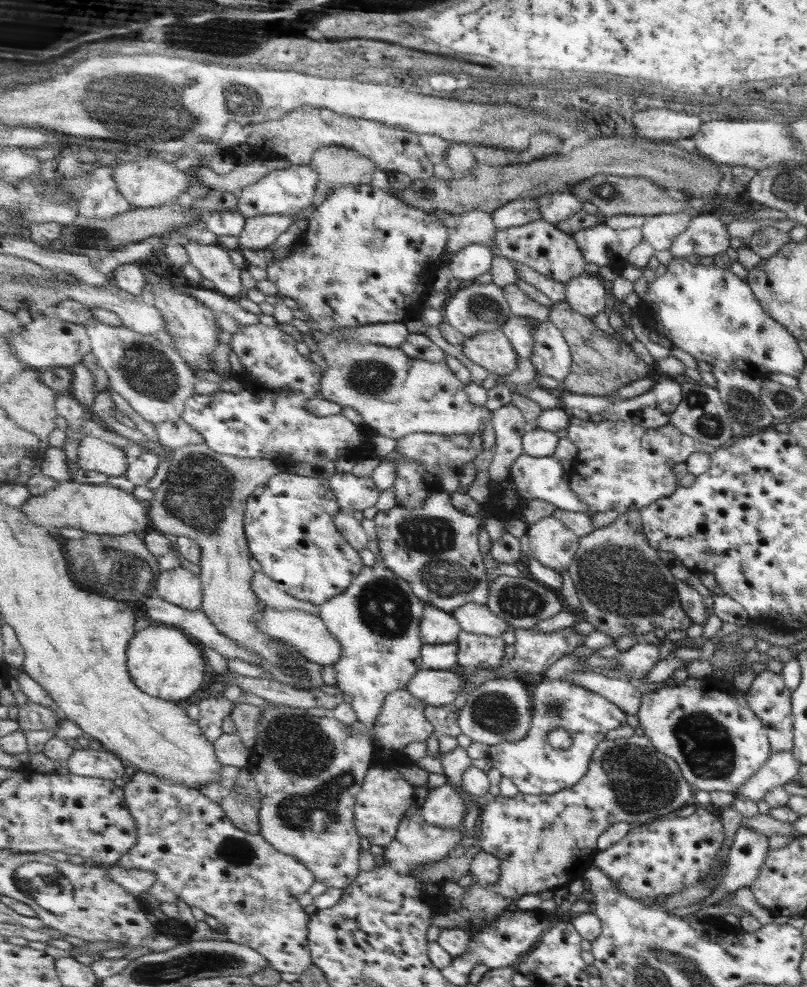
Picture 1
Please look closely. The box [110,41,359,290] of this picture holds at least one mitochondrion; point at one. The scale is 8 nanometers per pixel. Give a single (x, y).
(196, 103)

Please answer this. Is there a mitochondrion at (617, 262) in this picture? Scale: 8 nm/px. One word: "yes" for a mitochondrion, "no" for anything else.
no

